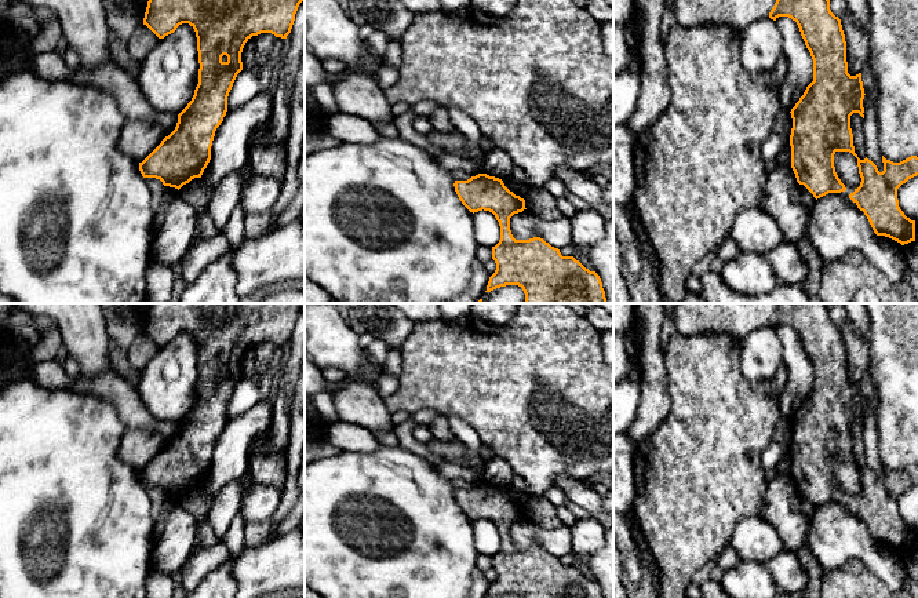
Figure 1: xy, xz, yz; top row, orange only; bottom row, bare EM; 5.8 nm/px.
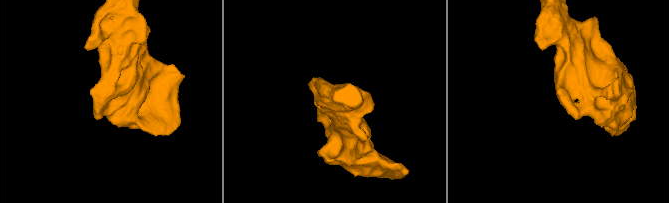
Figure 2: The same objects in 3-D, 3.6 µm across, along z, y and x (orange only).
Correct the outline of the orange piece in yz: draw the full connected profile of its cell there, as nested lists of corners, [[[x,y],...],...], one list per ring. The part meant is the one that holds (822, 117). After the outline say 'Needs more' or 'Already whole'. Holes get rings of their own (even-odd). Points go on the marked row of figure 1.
[[[776,0],[769,18],[788,17],[797,22],[806,48],[813,59],[813,81],[791,109],[793,128],[790,135],[791,168],[797,182],[804,185],[817,200],[828,193],[841,193],[846,187],[834,167],[837,152],[849,152],[857,158],[860,186],[849,198],[867,216],[877,236],[889,237],[901,245],[915,241],[915,220],[904,215],[899,207],[897,189],[918,175],[918,157],[911,156],[893,163],[882,156],[884,171],[868,160],[860,160],[855,153],[850,116],[859,113],[864,118],[864,88],[861,73],[850,76],[846,62],[846,41],[841,19],[830,10],[830,0]]]. Already whole

